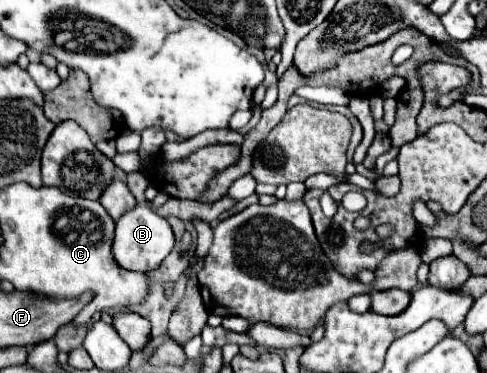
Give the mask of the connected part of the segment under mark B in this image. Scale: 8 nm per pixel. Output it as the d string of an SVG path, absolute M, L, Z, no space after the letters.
M135 205L117 221L115 239L113 239L113 255L115 255L115 261L127 271L157 269L161 261L171 253L173 245L175 245L175 235L169 221L159 217L145 205Z

